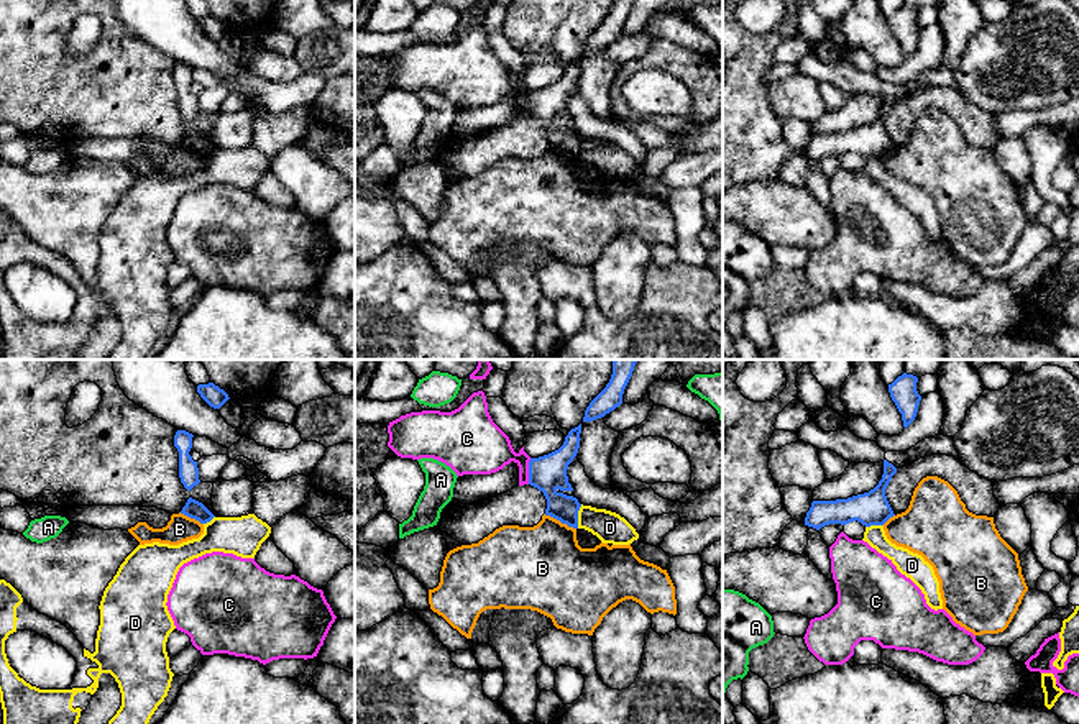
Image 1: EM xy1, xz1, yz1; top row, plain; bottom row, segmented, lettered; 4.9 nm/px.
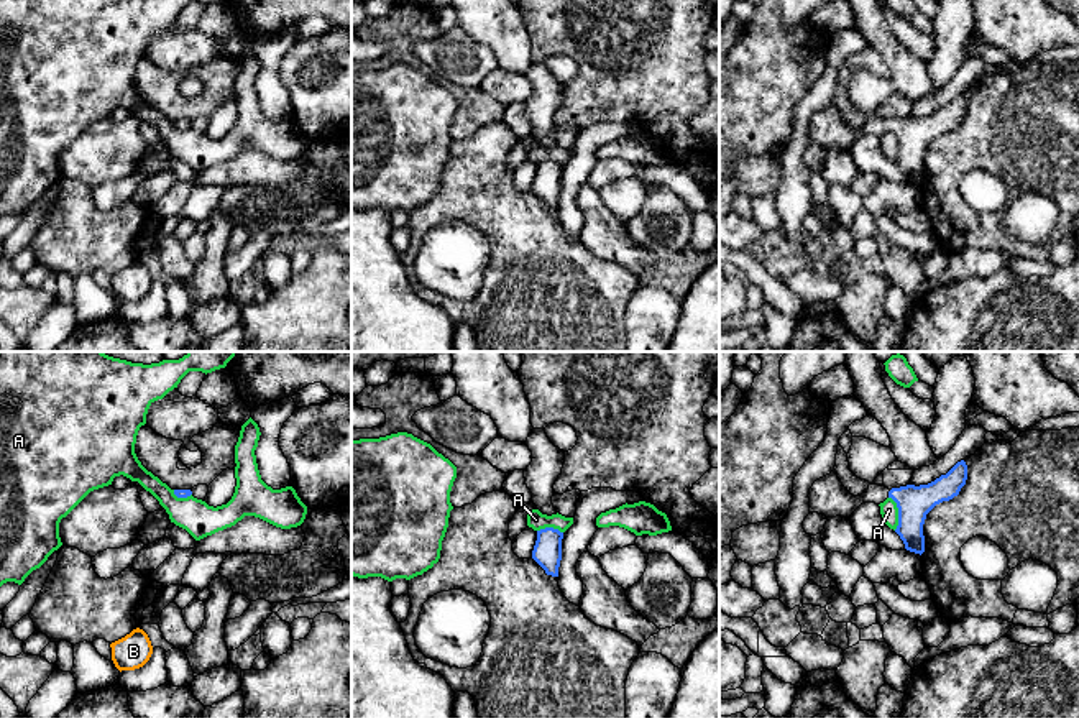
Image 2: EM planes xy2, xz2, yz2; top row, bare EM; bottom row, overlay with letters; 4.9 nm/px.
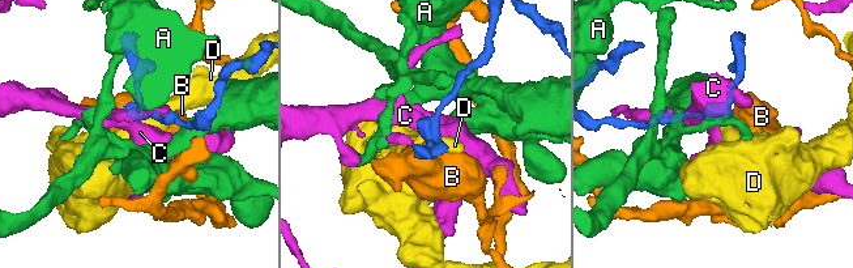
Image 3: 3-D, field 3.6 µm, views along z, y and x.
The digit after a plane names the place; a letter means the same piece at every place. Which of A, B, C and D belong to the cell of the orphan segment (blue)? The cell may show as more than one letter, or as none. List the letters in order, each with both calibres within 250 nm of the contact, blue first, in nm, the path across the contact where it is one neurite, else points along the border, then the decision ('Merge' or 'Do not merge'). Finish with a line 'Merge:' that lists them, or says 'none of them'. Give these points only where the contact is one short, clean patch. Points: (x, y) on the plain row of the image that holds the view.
A: Thickness 170 nm (blue) against 90 nm. Boundary: yz2 (889, 128), (897, 140), (895, 161). Do not merge
B: Thickness 180 nm (blue) against 420 nm. Boundary: xz1 (544, 146), (575, 161). Do not merge
C: Thickness 180 nm (blue) against 240 nm. Boundary: xz1 (531, 91), (528, 115). Do not merge
D: Thickness 180 nm (blue) against 160 nm. Boundary: xz1 (582, 137), (577, 146), (577, 160). Do not merge
Merge: none of them

